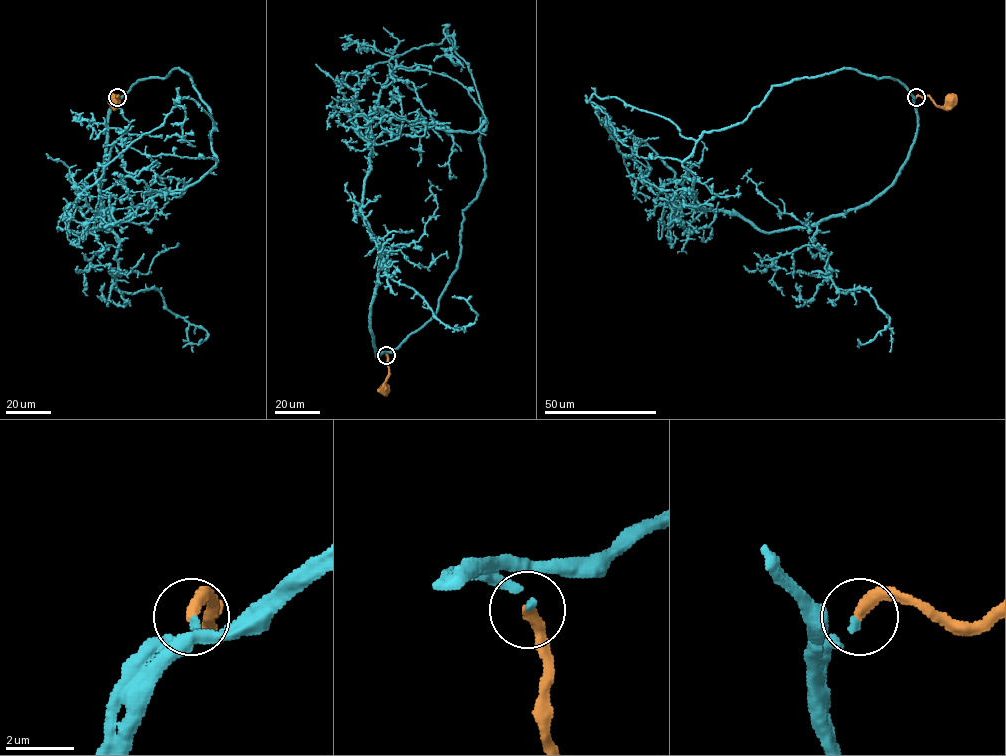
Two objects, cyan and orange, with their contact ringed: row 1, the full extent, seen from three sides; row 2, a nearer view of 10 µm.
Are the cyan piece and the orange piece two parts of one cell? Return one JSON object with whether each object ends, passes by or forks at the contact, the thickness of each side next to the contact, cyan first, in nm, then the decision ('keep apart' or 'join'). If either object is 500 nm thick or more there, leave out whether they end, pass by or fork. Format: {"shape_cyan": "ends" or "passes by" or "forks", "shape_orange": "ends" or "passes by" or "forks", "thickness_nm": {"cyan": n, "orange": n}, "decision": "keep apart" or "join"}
{"shape_cyan": "ends", "shape_orange": "ends", "thickness_nm": {"cyan": 160, "orange": 360}, "decision": "join"}

